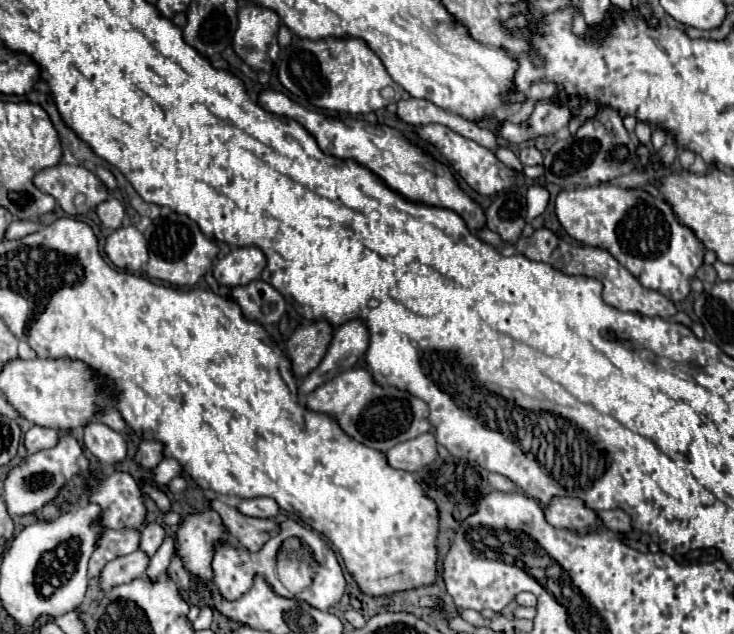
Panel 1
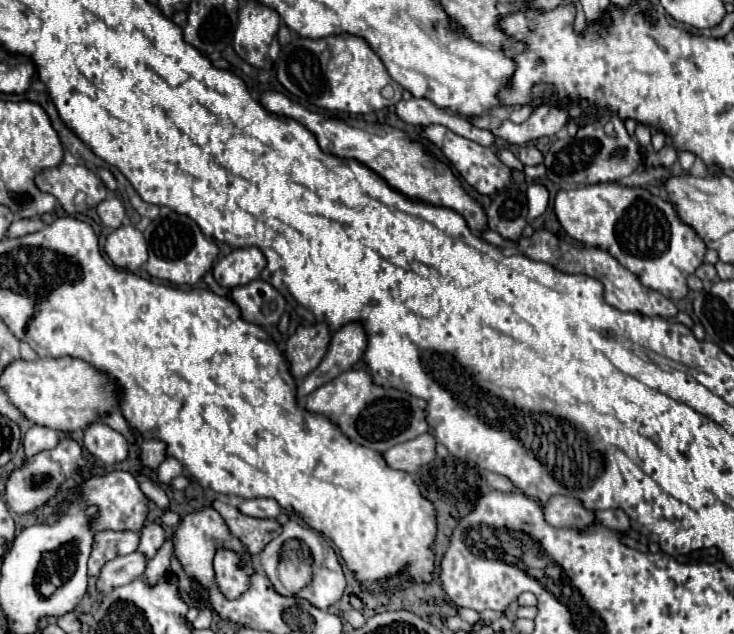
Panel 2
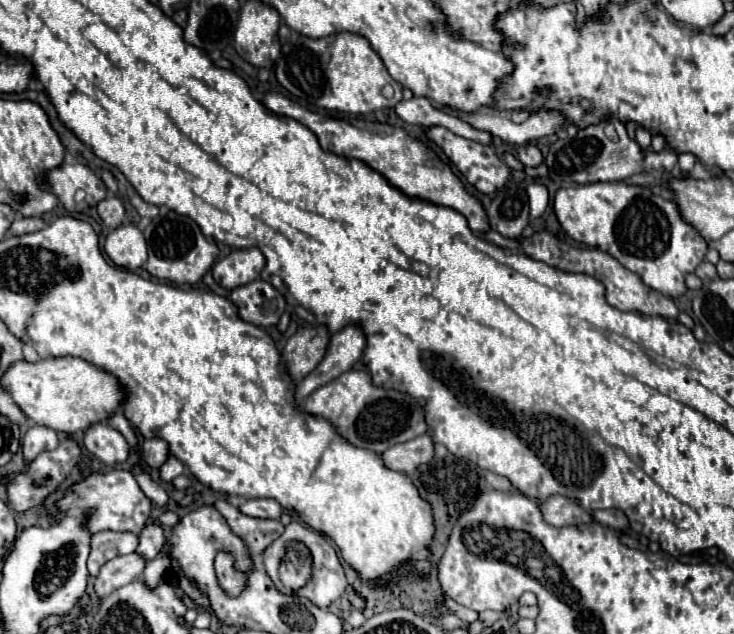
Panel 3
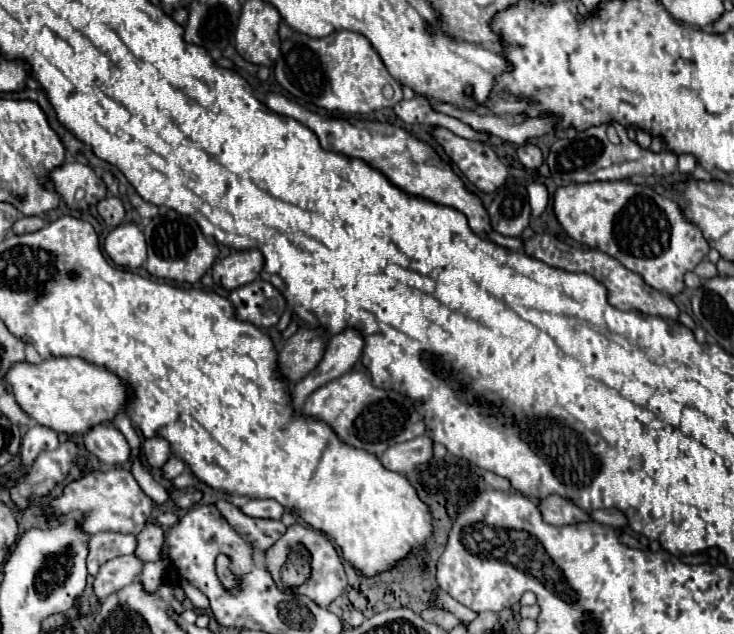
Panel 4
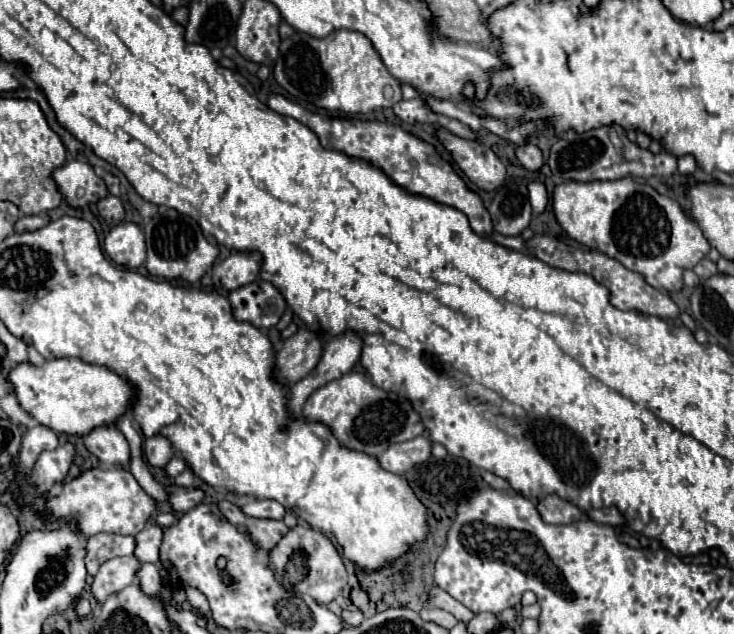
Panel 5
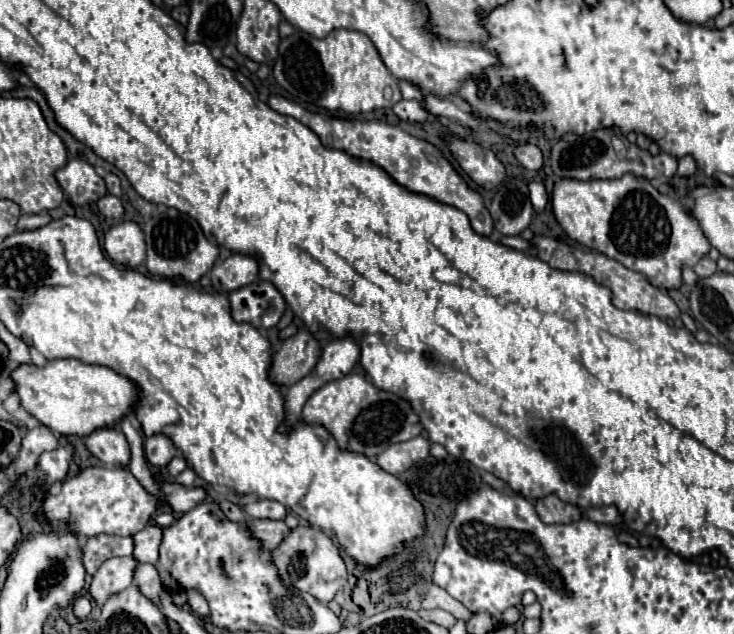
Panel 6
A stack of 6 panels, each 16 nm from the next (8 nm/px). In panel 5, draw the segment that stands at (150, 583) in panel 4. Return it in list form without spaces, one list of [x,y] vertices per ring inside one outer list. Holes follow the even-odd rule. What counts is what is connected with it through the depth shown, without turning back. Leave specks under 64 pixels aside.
[[[142,564],[140,572],[136,572],[136,582],[146,596],[150,596],[150,598],[160,596],[162,578],[160,578],[158,564]]]

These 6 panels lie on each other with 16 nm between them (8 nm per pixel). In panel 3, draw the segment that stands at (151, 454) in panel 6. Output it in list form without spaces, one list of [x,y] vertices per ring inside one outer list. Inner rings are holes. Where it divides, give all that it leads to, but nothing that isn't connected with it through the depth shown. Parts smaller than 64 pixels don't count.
[[[150,438],[150,440],[144,440],[142,446],[140,446],[140,452],[142,452],[142,460],[146,466],[150,468],[160,468],[170,452],[168,452],[168,442],[160,440],[160,438]]]

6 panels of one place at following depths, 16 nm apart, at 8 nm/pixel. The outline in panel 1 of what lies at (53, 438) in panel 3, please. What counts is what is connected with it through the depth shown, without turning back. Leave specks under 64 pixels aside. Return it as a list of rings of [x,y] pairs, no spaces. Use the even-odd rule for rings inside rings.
[[[32,426],[26,434],[24,434],[24,446],[26,446],[26,454],[32,452],[40,452],[44,448],[54,448],[58,442],[58,432],[52,428],[44,428],[44,426]]]

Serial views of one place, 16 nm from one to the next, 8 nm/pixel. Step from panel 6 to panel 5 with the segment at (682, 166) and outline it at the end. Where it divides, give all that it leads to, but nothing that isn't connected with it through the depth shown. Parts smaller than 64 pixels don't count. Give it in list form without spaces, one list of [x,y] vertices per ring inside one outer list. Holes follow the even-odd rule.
[[[682,156],[678,158],[678,172],[682,176],[692,176],[696,170],[696,160],[692,156]]]

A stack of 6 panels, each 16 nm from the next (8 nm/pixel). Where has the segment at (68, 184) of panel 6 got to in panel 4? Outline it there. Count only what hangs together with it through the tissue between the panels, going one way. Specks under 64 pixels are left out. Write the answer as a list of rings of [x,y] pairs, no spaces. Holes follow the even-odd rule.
[[[82,162],[62,164],[60,168],[52,170],[50,180],[54,182],[62,202],[72,210],[96,204],[108,192],[102,178],[98,178],[94,170]]]

